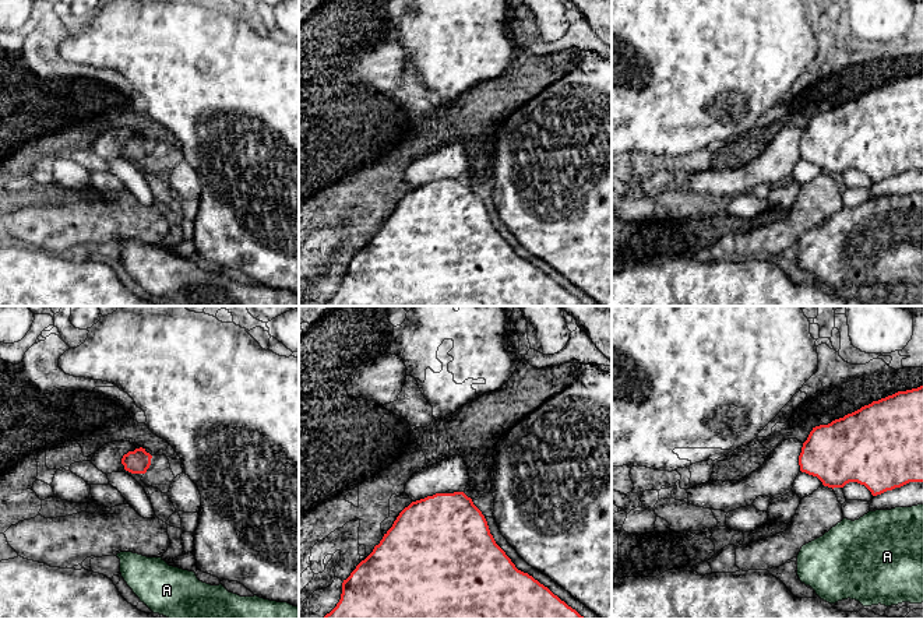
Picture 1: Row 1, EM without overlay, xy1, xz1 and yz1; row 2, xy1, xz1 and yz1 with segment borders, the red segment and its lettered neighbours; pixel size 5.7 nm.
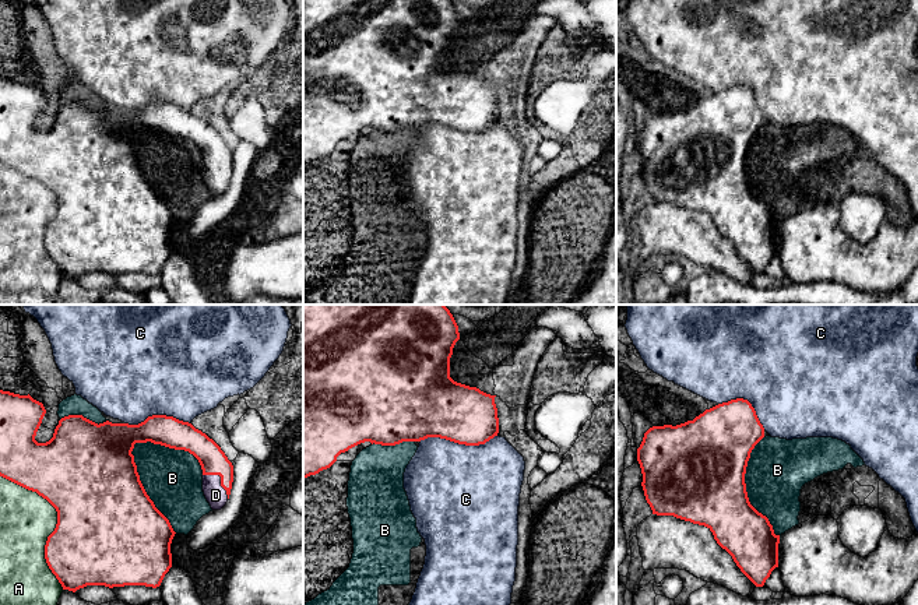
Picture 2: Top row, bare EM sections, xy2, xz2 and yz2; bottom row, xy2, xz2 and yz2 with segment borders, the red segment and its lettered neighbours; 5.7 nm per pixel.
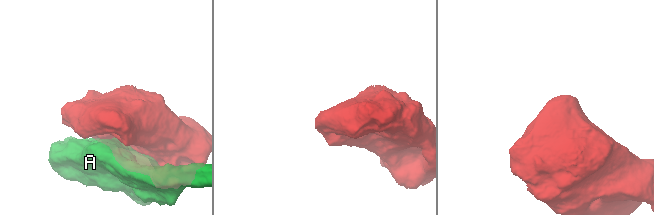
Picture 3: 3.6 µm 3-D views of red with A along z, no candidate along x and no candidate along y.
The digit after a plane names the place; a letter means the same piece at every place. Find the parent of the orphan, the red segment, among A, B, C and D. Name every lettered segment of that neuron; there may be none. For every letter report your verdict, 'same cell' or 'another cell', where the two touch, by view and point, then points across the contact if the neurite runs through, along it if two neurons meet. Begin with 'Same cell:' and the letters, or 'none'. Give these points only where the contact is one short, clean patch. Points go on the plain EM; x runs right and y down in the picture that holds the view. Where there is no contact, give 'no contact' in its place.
Same cell: D
A: another cell | xy2 (57, 208)
B: another cell | xy2 (143, 175)
C: another cell | xz2 (457, 129)
D: same cell | xy2 (221, 166) | across xy2 (213, 147), (221, 166), (215, 182)

